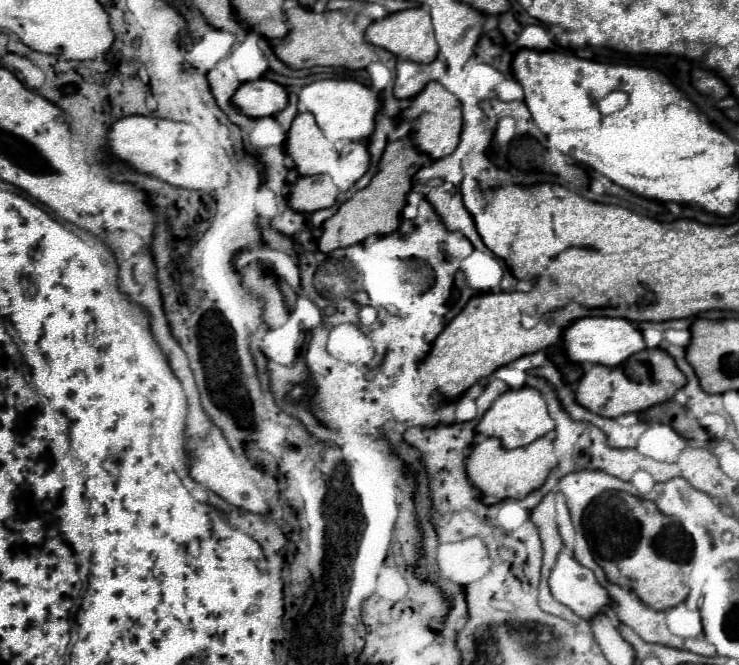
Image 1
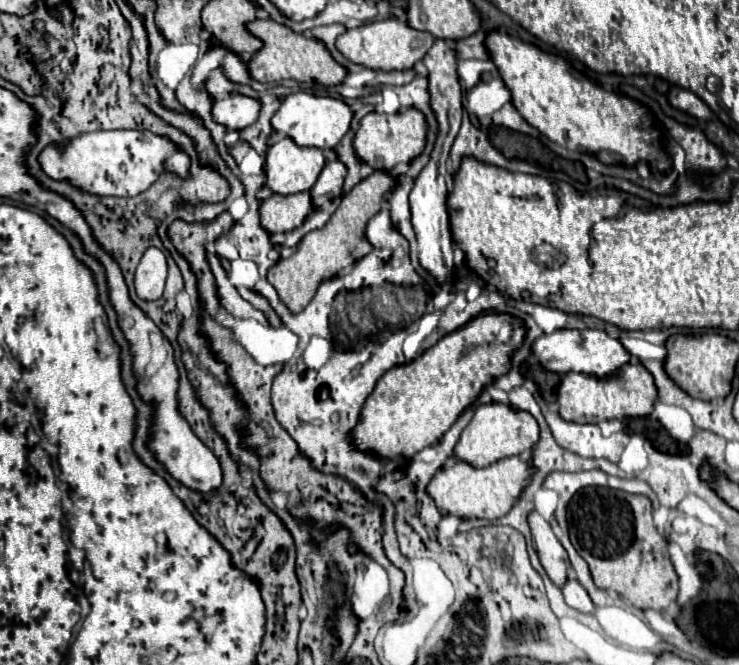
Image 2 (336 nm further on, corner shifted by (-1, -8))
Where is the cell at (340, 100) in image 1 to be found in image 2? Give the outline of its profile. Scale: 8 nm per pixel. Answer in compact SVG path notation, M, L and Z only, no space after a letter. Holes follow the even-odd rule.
M296 92L282 100L280 110L272 118L274 132L288 134L300 146L316 146L316 148L336 148L336 144L344 138L352 124L352 110L344 100L330 96L316 96L308 92Z

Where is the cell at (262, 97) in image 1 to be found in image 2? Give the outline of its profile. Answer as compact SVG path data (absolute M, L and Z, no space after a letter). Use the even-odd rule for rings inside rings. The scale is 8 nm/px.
M232 96L228 100L214 102L212 114L214 120L224 124L228 130L242 130L246 126L252 126L260 116L260 100L250 96Z

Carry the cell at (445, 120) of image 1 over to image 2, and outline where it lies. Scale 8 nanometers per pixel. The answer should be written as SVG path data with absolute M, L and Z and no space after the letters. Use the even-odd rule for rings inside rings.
M408 108L406 112L398 112L392 116L370 112L360 122L360 130L354 136L354 148L358 156L362 156L362 160L374 166L376 170L392 170L400 162L410 164L416 156L424 152L426 132L428 132L426 116L416 108Z

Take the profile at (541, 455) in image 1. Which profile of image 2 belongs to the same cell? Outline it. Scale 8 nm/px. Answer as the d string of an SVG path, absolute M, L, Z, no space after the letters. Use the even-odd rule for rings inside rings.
M520 456L502 458L484 468L476 468L464 460L450 458L446 462L446 466L428 484L428 494L434 498L436 506L444 514L454 514L454 516L462 516L462 518L496 520L510 512L510 508L516 504L516 500L520 498L526 484L532 480L534 472L536 472L536 468L532 464L520 460Z

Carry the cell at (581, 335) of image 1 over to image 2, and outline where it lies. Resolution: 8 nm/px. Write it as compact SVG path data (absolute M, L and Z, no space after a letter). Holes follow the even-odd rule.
M584 328L584 330L556 330L554 334L544 334L534 342L534 352L540 356L540 362L546 370L566 374L566 372L586 372L606 377L624 364L630 362L628 350L620 340L610 338L604 330Z

